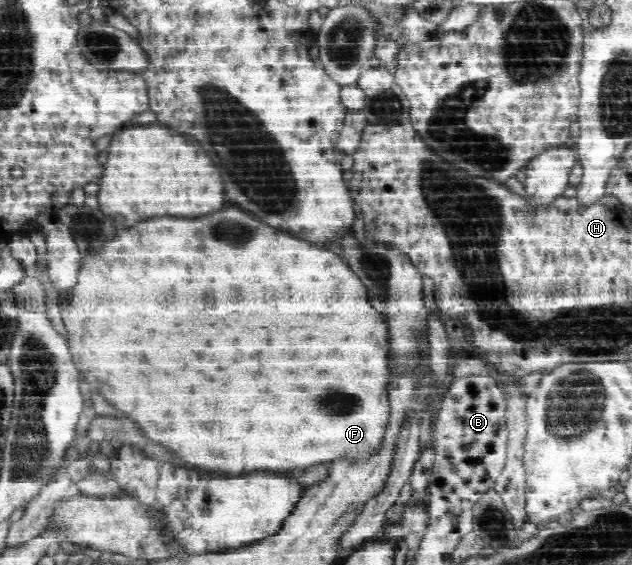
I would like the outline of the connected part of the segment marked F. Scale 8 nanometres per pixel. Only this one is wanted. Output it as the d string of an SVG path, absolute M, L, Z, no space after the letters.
M226 208L210 216L186 220L186 218L162 218L148 220L138 228L132 228L112 240L100 256L83 259L79 268L78 284L72 288L72 296L61 317L68 326L68 344L76 366L84 370L90 382L98 384L104 396L112 396L134 420L142 424L146 434L158 442L164 442L184 460L194 464L224 468L230 472L250 472L258 468L266 470L292 470L314 464L326 464L334 460L354 463L366 461L380 455L389 432L392 403L390 403L390 382L392 382L392 334L388 316L374 310L368 302L368 288L360 280L348 262L314 244L302 240L290 232L278 230L262 222L246 210Z

